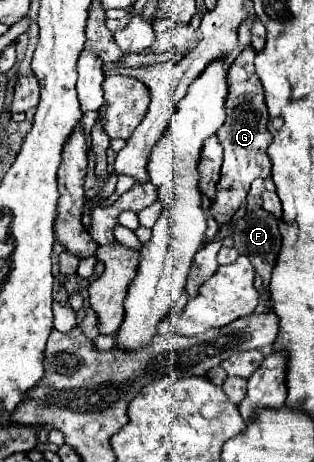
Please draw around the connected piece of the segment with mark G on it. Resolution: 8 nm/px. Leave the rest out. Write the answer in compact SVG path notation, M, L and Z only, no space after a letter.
M243 50L229 68L229 98L227 98L227 122L217 130L219 140L225 148L225 158L221 166L221 178L217 182L217 196L211 202L211 216L219 224L231 222L233 214L245 204L245 196L251 188L251 182L255 178L269 178L271 176L271 158L267 154L269 144L273 142L271 132L267 130L267 106L263 96L263 86L257 78L255 66L253 66L255 54L251 50Z

